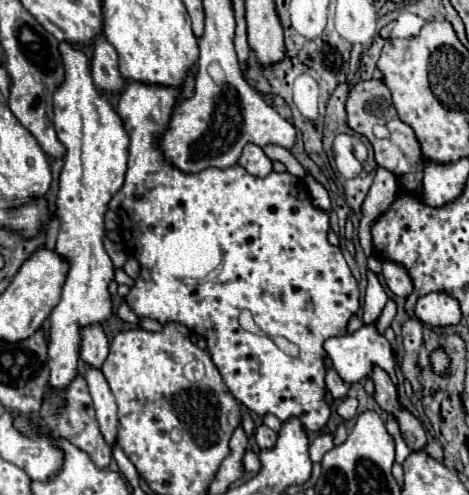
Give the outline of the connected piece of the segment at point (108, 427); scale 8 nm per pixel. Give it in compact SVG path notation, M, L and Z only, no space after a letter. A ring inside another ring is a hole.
M87 367L85 379L87 379L87 385L89 385L89 393L93 397L93 407L97 411L101 435L103 435L103 439L107 439L107 445L111 449L115 449L117 437L119 437L119 419L117 419L115 397L111 395L111 389L109 389L101 371Z

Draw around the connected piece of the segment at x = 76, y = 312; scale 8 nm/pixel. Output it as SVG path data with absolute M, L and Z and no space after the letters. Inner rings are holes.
M59 43L59 53L63 55L65 79L53 95L53 107L57 137L67 151L59 175L57 207L53 215L61 223L55 253L69 263L69 271L63 283L61 301L51 313L49 387L53 395L63 397L75 375L79 375L79 347L83 329L105 323L113 313L109 283L113 281L115 267L103 249L103 215L111 197L123 187L129 135L107 97L95 87L87 55L73 43Z

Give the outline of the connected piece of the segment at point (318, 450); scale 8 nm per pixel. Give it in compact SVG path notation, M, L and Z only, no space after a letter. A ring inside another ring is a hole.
M319 435L315 441L313 441L313 445L311 445L311 449L309 449L309 455L311 455L311 461L313 463L321 463L323 461L323 455L327 453L327 451L331 451L331 447L333 447L333 435Z

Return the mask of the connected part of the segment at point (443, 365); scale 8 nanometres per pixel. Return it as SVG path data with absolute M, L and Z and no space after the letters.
M437 349L437 351L431 355L431 363L433 363L433 369L435 369L437 373L443 373L443 371L447 369L447 365L449 365L449 359L447 359L447 355L445 355L441 349Z

